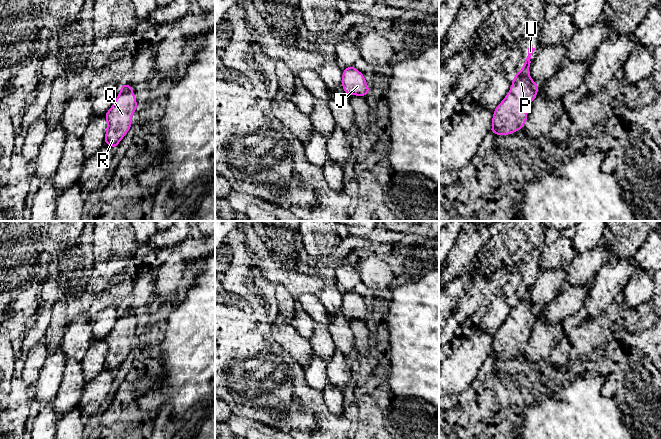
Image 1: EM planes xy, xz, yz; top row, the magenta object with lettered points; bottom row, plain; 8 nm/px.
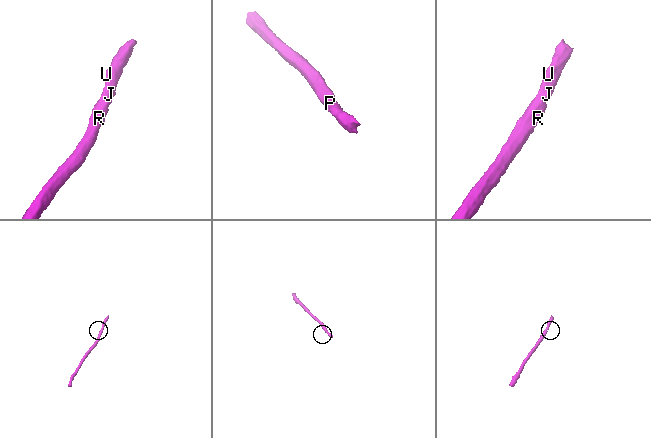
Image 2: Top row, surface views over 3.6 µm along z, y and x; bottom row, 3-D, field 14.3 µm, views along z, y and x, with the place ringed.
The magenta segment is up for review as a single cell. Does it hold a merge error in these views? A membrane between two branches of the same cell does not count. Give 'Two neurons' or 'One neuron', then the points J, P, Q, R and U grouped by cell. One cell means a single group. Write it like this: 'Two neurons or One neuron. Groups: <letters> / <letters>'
One neuron. Groups: J P Q R U

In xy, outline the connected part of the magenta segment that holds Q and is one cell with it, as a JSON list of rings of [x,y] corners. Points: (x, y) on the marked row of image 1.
[[[121,83],[120,93],[118,93],[115,102],[105,113],[107,121],[104,144],[116,148],[123,137],[131,129],[131,117],[139,106],[137,99],[132,93],[134,86]]]

